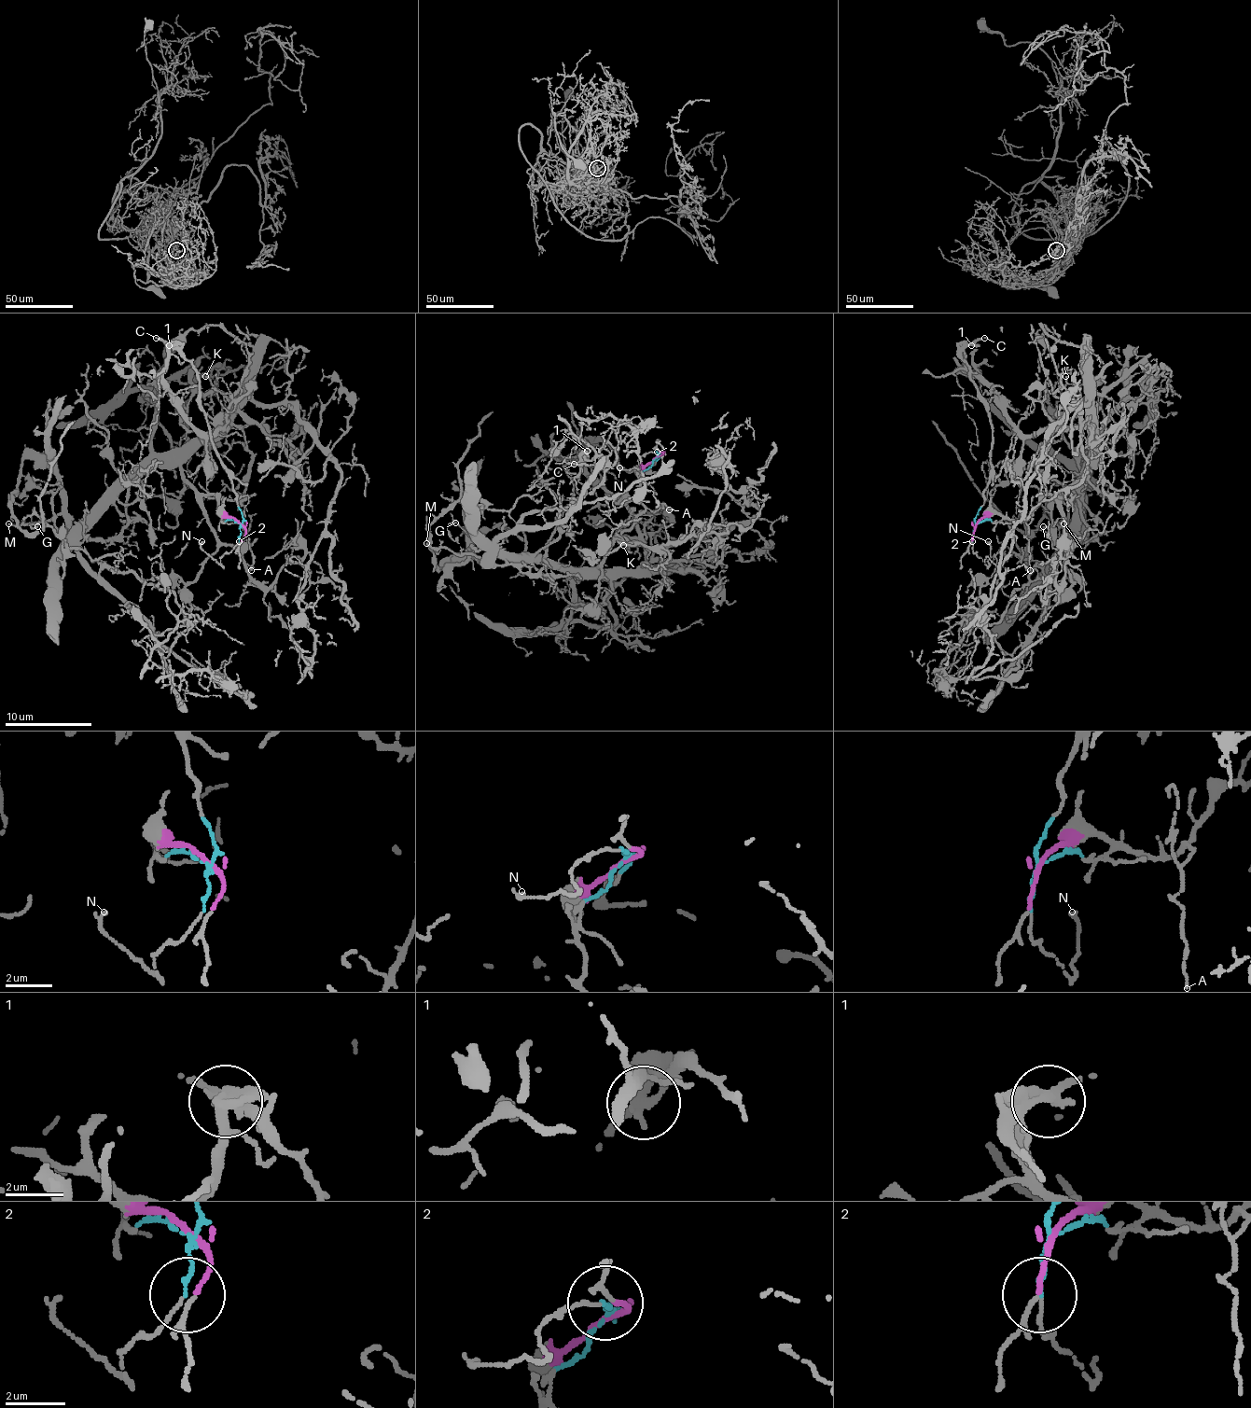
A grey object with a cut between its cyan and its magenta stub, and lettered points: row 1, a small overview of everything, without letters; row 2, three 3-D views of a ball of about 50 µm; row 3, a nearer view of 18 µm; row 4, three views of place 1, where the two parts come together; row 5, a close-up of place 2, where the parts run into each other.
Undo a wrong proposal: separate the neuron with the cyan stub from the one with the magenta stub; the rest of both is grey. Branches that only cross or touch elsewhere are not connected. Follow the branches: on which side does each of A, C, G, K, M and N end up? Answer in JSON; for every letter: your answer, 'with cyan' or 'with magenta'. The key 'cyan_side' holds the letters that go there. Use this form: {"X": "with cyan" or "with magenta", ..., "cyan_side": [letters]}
{"A": "with magenta", "C": "with cyan", "G": "with magenta", "K": "with magenta", "M": "with magenta", "N": "with cyan", "cyan_side": ["C", "N"]}

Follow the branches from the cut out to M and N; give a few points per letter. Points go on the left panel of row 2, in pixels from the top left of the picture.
M: (239, 522), (176, 467), (135, 468), (64, 537), (55, 514), (7, 522)
N: (239, 522), (239, 542), (219, 562), (201, 547), (202, 542)

